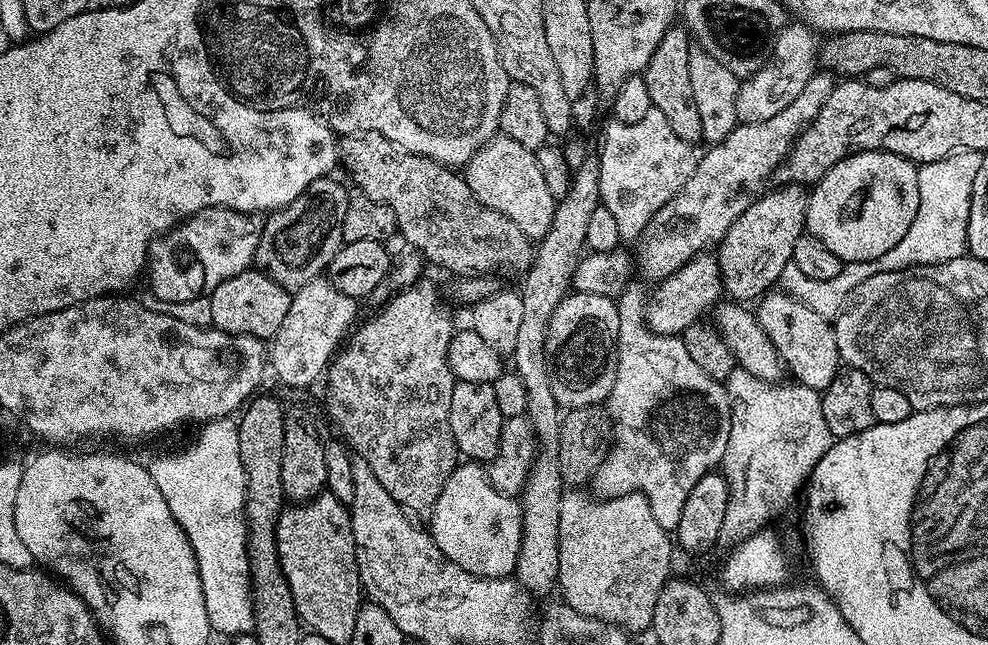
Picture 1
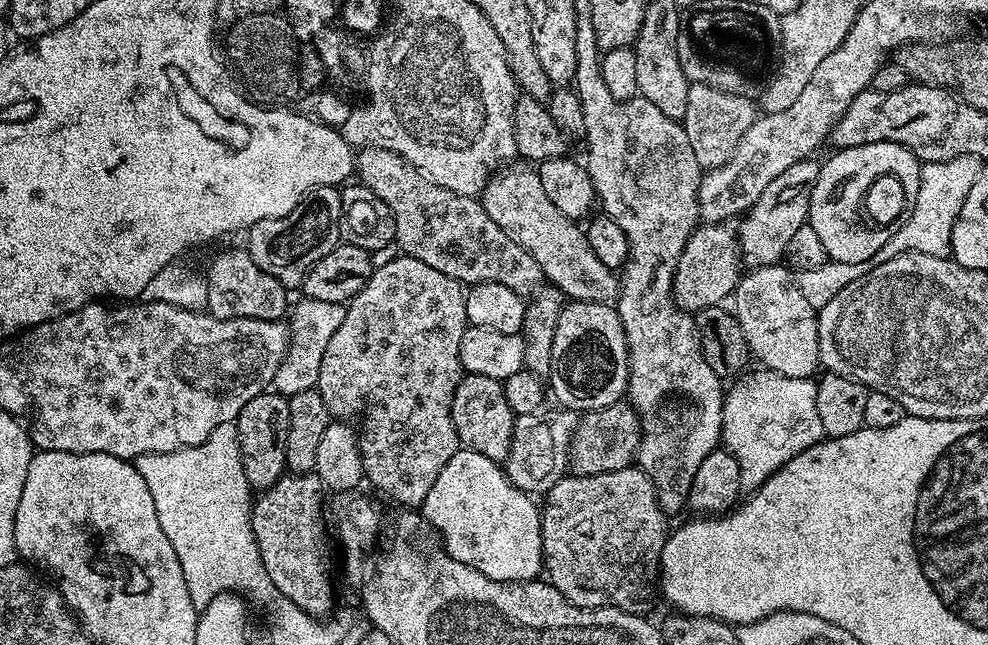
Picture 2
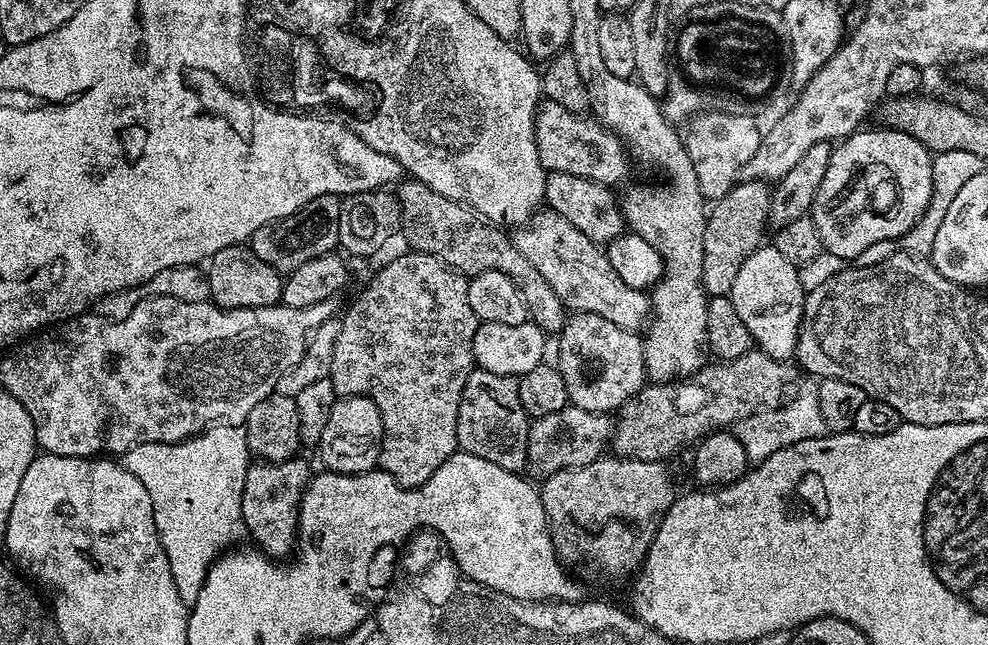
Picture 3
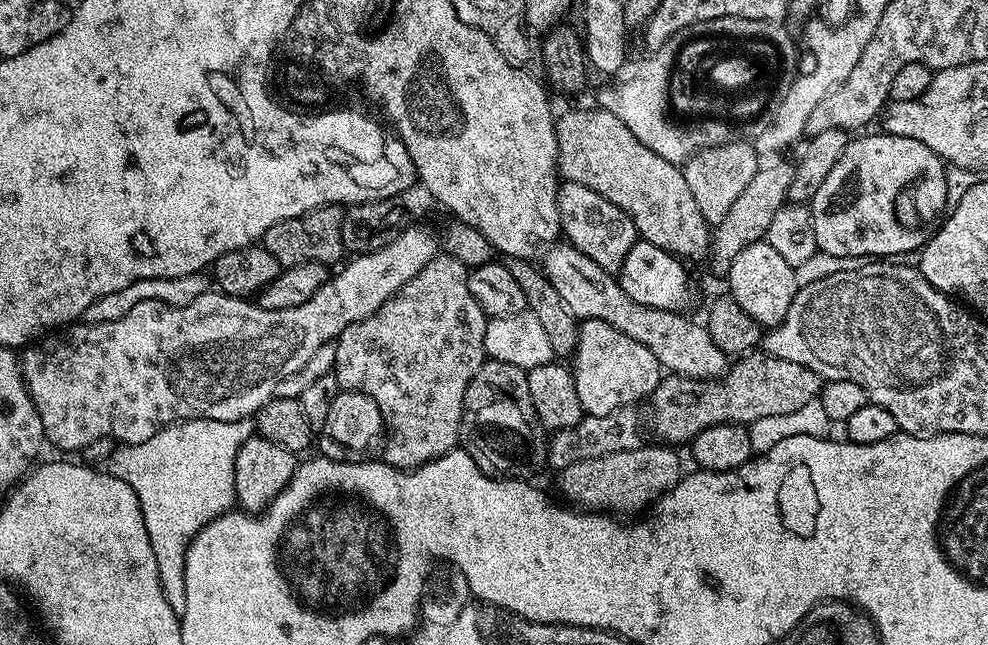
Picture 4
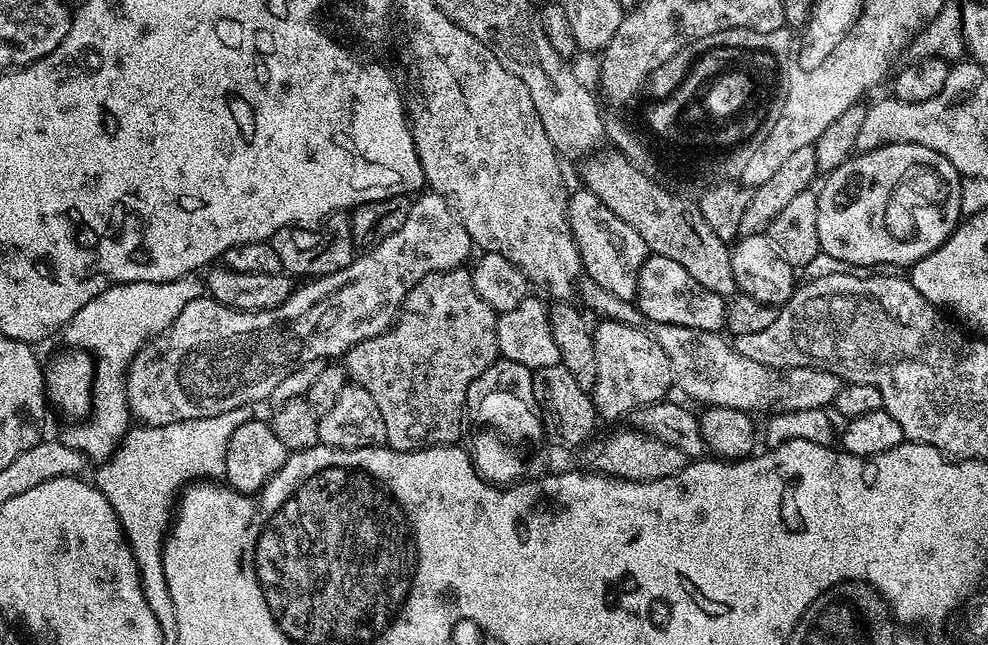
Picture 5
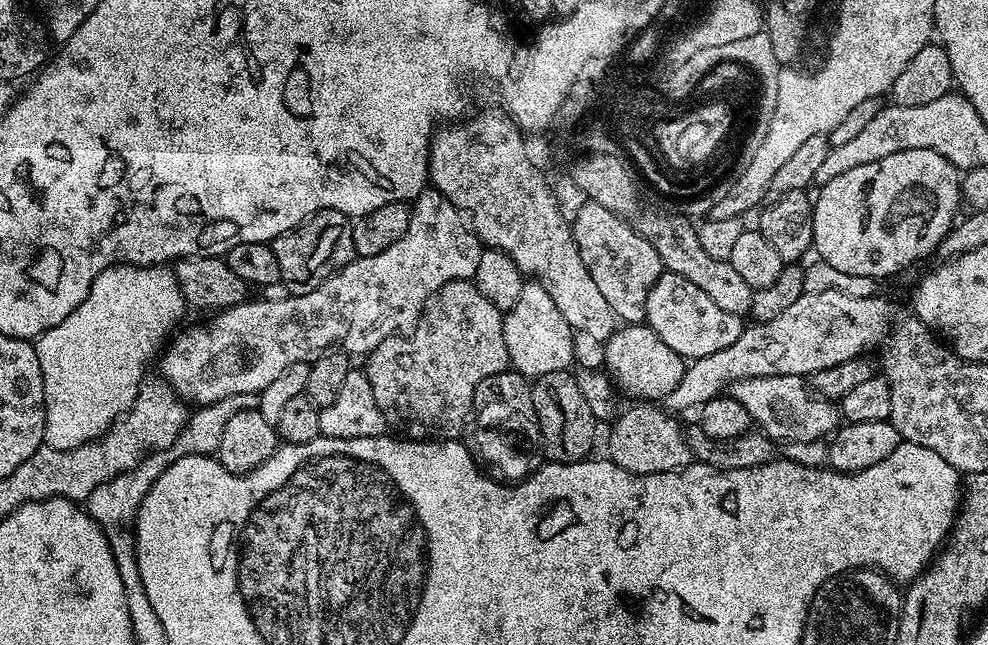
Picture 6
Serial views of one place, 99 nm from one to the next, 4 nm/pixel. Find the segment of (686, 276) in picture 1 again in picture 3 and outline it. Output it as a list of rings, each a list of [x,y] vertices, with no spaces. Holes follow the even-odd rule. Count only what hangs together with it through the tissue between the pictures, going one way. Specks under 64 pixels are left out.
[[[745,179],[737,182],[722,199],[711,205],[704,221],[704,249],[702,250],[702,282],[704,291],[709,297],[728,296],[734,286],[734,278],[738,275],[742,262],[754,254],[754,250],[761,247],[764,227],[769,227],[768,211],[772,205],[772,193],[769,185],[762,180]]]

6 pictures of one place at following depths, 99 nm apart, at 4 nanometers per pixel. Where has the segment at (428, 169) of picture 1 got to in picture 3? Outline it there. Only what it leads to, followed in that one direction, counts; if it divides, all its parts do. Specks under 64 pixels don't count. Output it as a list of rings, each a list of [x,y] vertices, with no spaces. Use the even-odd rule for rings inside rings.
[[[405,179],[399,188],[400,227],[402,237],[408,243],[405,245],[411,251],[430,254],[448,268],[469,278],[486,270],[498,270],[506,274],[506,278],[510,278],[518,286],[526,302],[531,323],[537,324],[548,334],[561,332],[566,319],[564,303],[558,298],[558,294],[554,294],[550,282],[546,282],[546,278],[542,278],[542,274],[538,274],[538,270],[530,266],[526,254],[518,250],[511,235],[503,227],[489,224],[484,217],[464,204],[442,198],[442,194],[430,190],[430,186],[426,186],[421,180]]]

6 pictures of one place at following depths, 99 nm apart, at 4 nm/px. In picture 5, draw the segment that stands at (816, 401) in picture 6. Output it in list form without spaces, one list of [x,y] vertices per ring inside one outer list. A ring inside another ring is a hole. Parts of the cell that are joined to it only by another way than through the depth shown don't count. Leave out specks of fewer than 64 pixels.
[[[652,324],[652,337],[662,346],[662,354],[670,358],[672,383],[681,388],[700,406],[730,406],[734,410],[742,410],[756,414],[759,408],[768,408],[778,396],[778,380],[775,380],[773,369],[762,366],[762,362],[754,362],[746,358],[746,354],[738,354],[736,348],[723,340],[720,332],[694,330],[690,326],[674,326],[673,324]]]

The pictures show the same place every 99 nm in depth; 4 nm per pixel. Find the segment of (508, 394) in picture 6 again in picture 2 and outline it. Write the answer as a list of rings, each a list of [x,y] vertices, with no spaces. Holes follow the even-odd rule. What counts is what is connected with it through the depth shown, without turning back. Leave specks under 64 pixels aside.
[[[482,374],[461,375],[458,390],[454,390],[452,421],[461,445],[467,451],[486,454],[486,458],[504,462],[510,454],[516,417],[506,402],[506,390],[501,381],[486,378]]]

